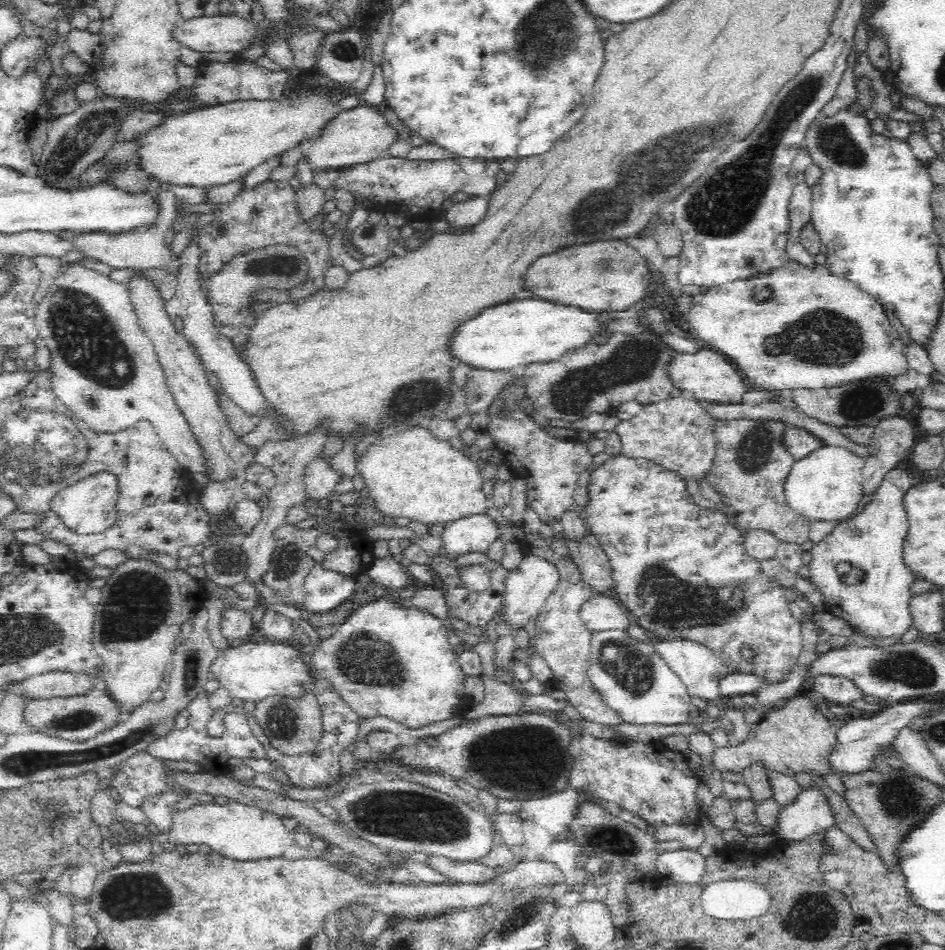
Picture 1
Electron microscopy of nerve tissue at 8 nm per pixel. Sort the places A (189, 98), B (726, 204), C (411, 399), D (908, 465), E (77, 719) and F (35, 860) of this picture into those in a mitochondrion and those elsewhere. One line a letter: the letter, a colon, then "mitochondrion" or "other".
A: other
B: mitochondrion
C: mitochondrion
D: other
E: mitochondrion
F: other

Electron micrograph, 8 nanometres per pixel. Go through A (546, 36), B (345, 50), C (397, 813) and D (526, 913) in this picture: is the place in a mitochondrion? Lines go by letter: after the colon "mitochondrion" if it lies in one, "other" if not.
A: mitochondrion
B: mitochondrion
C: mitochondrion
D: mitochondrion

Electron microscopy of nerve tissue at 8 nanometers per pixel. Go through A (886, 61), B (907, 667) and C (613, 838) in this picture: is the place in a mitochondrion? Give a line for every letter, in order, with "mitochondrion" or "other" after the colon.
A: other
B: mitochondrion
C: mitochondrion

